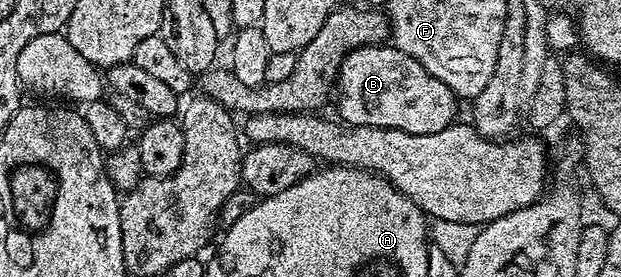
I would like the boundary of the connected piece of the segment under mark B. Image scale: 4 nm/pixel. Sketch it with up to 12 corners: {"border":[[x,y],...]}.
{"border":[[363,45],[338,71],[343,124],[440,133],[460,100],[416,57]]}

